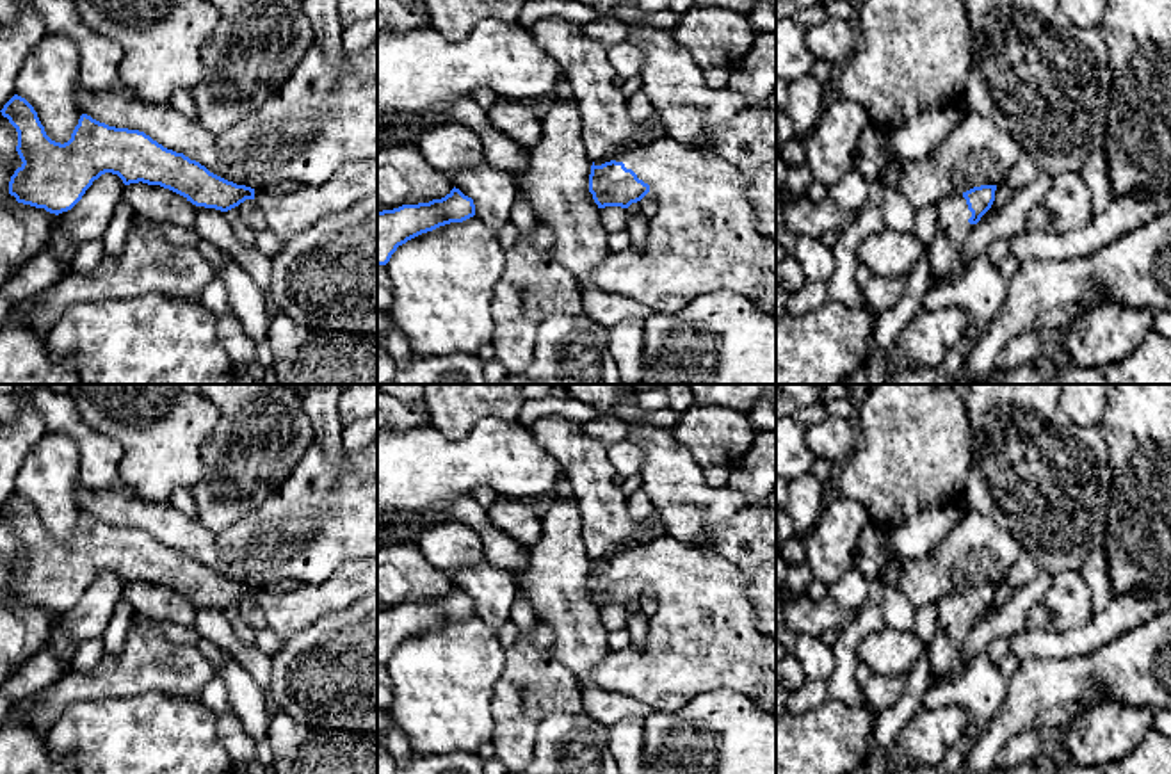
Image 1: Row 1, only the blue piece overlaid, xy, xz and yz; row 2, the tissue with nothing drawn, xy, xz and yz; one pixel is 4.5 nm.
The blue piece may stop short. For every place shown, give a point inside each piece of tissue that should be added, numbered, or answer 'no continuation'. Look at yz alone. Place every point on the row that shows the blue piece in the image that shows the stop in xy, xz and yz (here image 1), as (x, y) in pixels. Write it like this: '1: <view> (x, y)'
1: yz (945, 248)

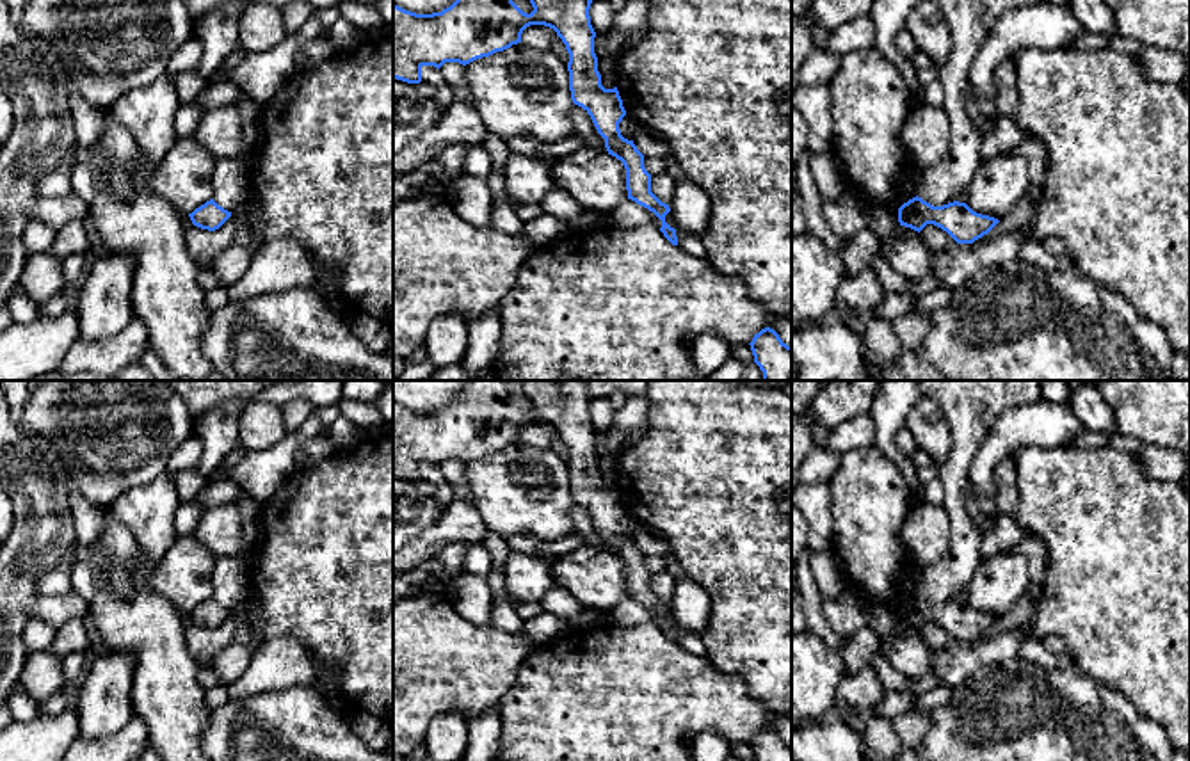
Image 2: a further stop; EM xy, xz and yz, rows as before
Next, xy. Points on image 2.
no continuation

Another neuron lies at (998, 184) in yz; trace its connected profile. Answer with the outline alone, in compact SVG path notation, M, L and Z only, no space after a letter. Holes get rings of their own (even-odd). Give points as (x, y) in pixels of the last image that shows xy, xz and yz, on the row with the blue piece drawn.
M1010 151L982 160L969 185L966 204L1001 220L1030 188L1028 164Z

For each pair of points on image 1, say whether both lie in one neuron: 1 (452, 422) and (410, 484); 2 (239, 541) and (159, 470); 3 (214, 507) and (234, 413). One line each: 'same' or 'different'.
1: different
2: different
3: same

